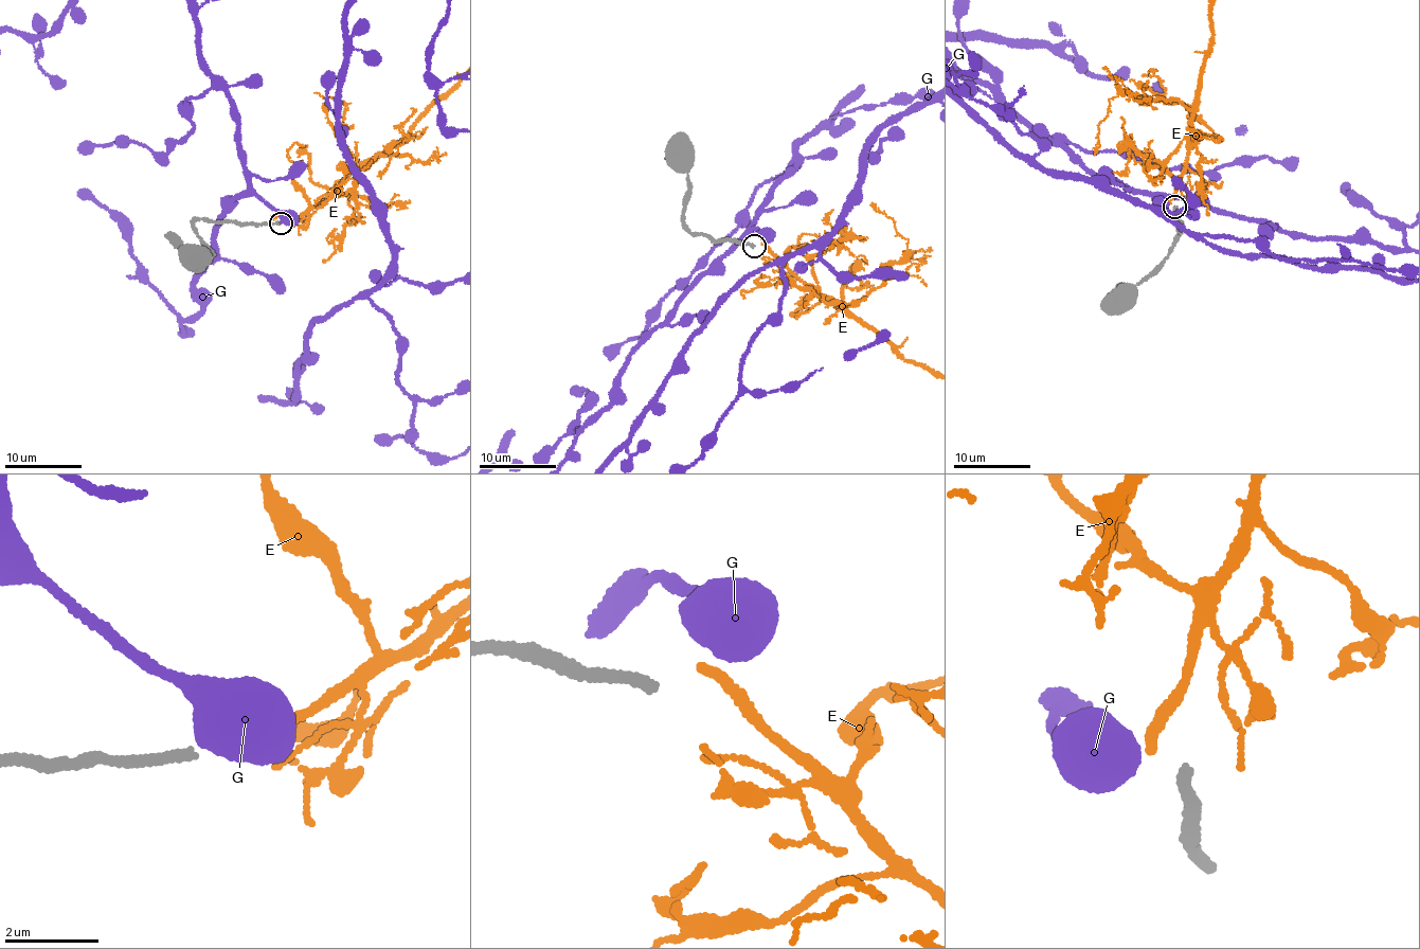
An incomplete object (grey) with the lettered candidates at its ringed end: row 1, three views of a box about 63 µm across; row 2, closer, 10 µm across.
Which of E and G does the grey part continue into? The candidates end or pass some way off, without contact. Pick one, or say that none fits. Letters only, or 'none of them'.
none of them

